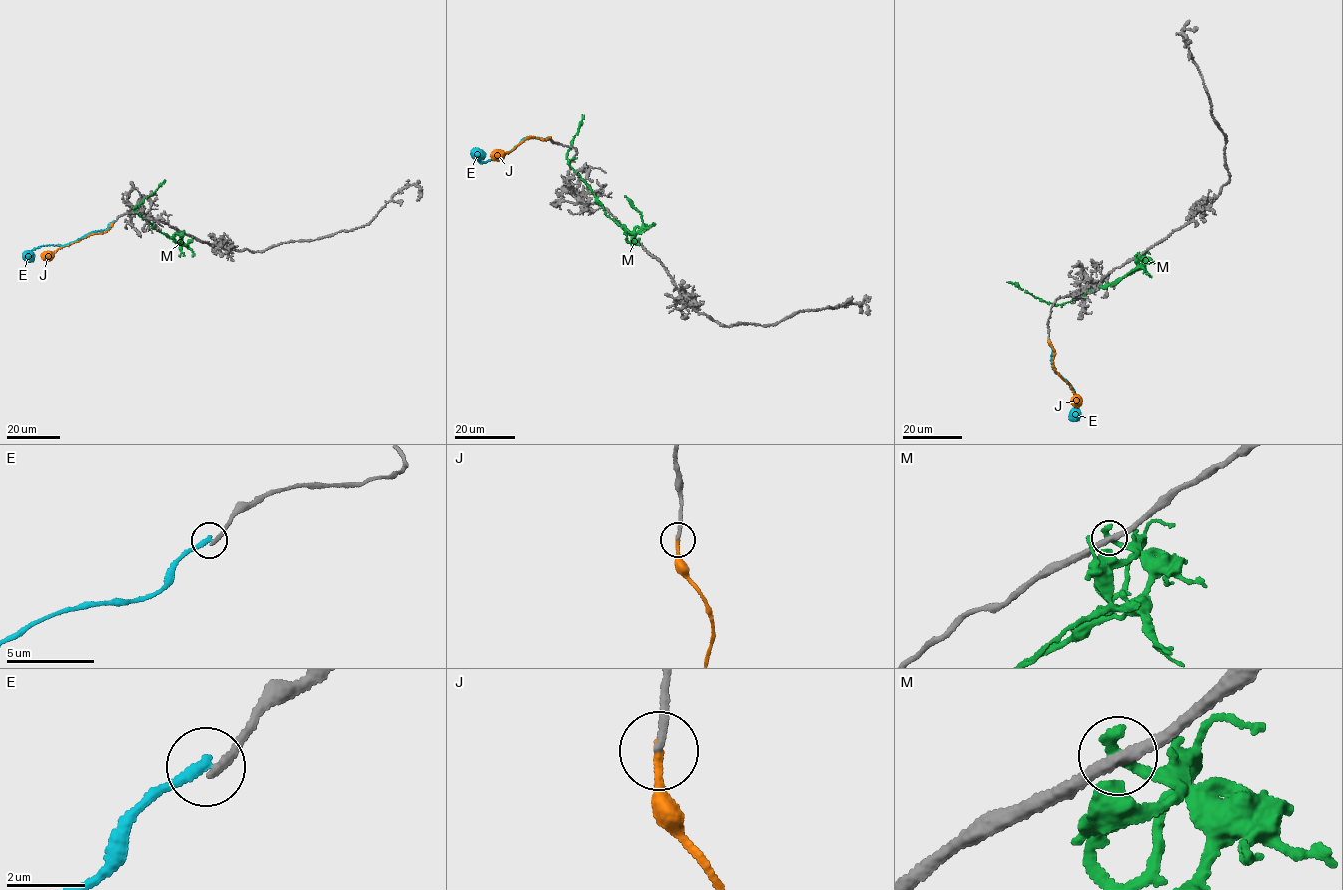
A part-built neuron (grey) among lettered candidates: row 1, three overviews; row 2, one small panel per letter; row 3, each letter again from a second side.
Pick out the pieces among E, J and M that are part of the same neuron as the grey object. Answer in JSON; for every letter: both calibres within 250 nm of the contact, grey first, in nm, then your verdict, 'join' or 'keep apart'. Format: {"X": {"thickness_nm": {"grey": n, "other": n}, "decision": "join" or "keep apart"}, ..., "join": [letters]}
{"E": {"thickness_nm": {"grey": 220, "other": 280}, "decision": "keep apart"}, "J": {"thickness_nm": {"grey": 190, "other": 220}, "decision": "join"}, "M": {"thickness_nm": {"grey": 320, "other": 360}, "decision": "keep apart"}, "join": ["J"]}

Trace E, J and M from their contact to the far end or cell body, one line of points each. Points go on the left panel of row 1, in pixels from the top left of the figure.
E: (114, 221), (104, 230), (90, 232), (65, 245), (38, 246), (25, 255), (26, 259)
J: (114, 222), (104, 231), (89, 235), (41, 257)
M: (182, 232), (172, 238), (134, 210), (164, 180)

